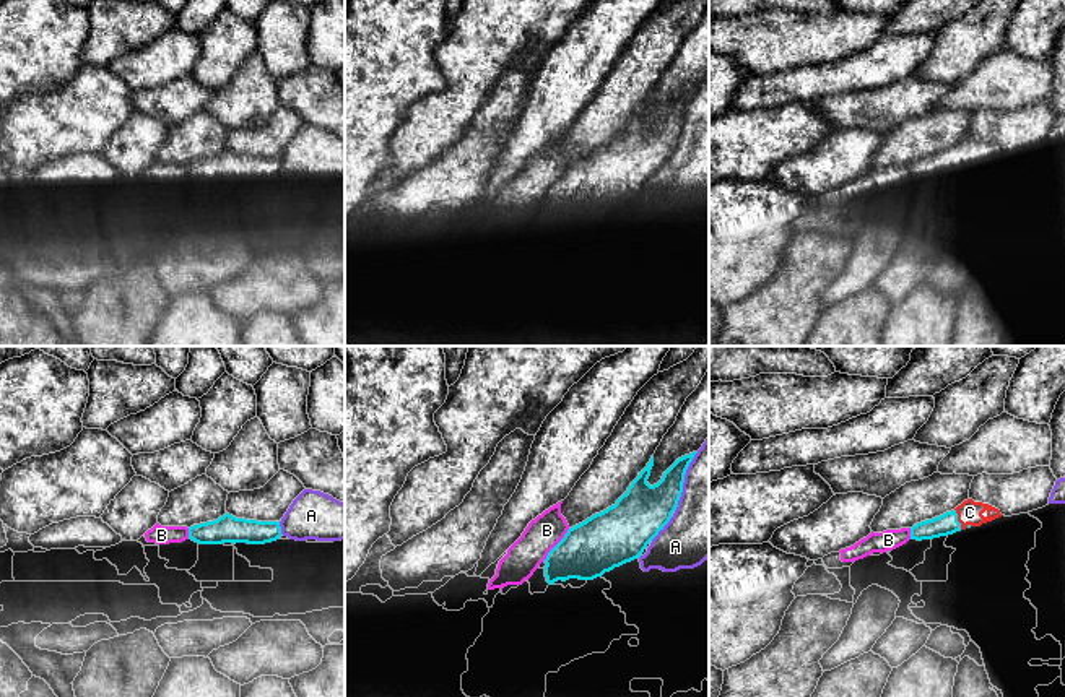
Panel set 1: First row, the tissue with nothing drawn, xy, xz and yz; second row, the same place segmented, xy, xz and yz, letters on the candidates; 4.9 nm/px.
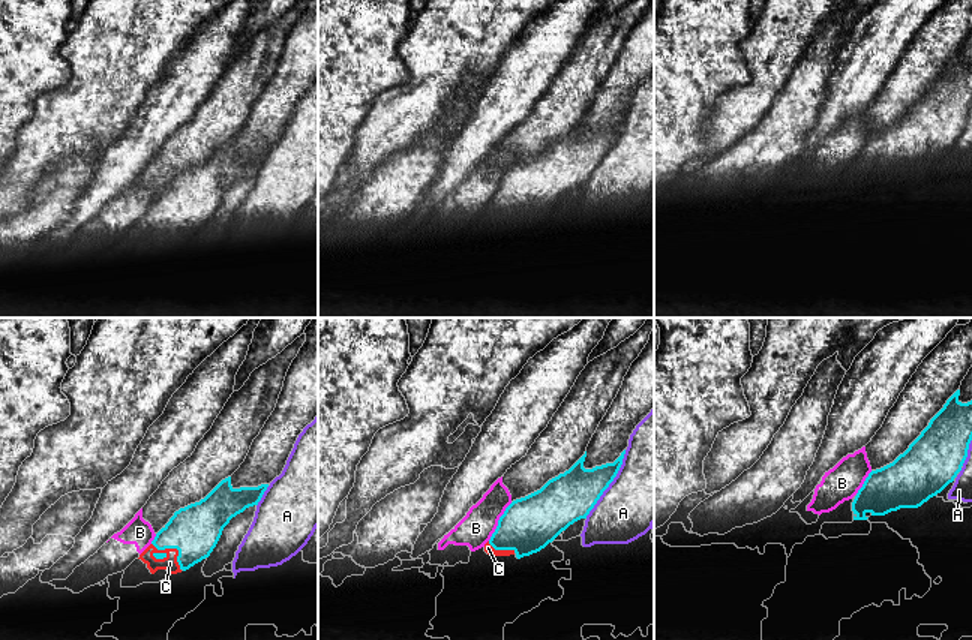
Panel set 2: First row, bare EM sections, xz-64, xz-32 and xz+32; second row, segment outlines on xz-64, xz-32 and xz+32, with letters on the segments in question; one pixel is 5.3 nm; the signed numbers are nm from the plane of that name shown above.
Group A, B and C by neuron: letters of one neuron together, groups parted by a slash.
A / B / C

